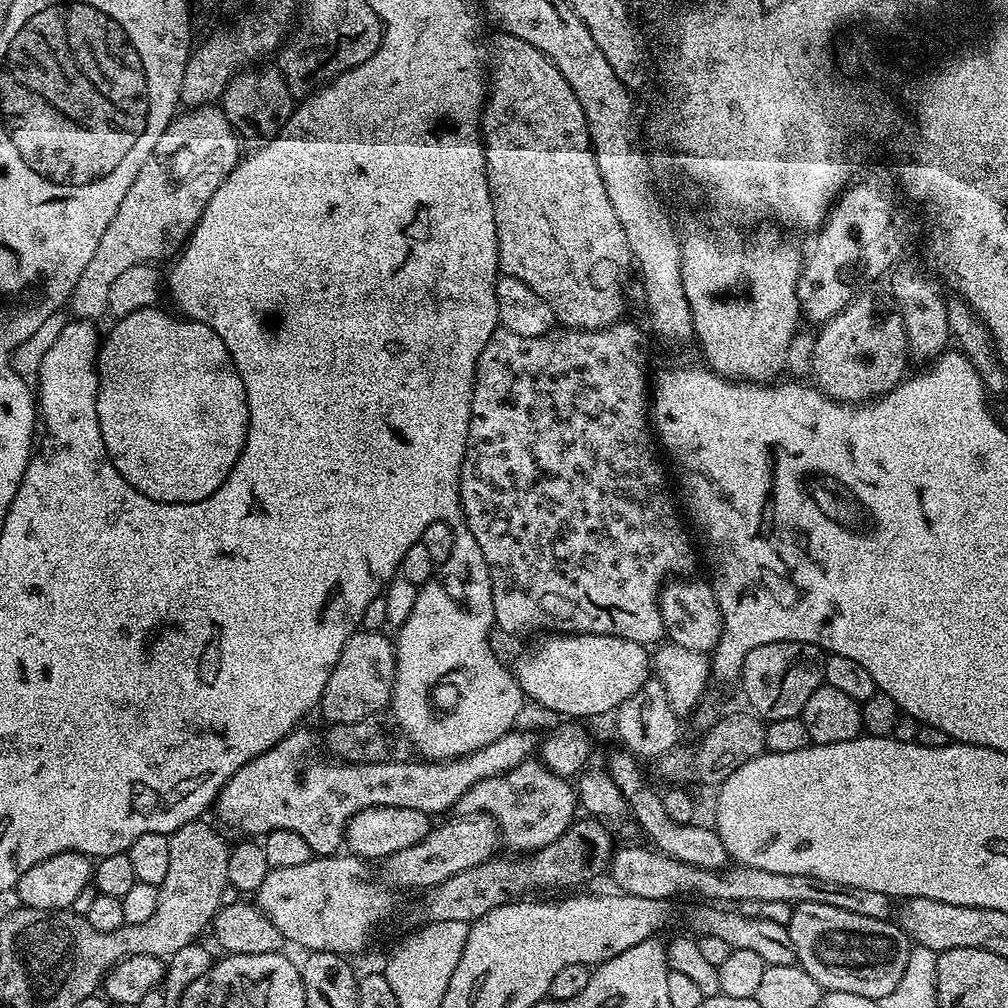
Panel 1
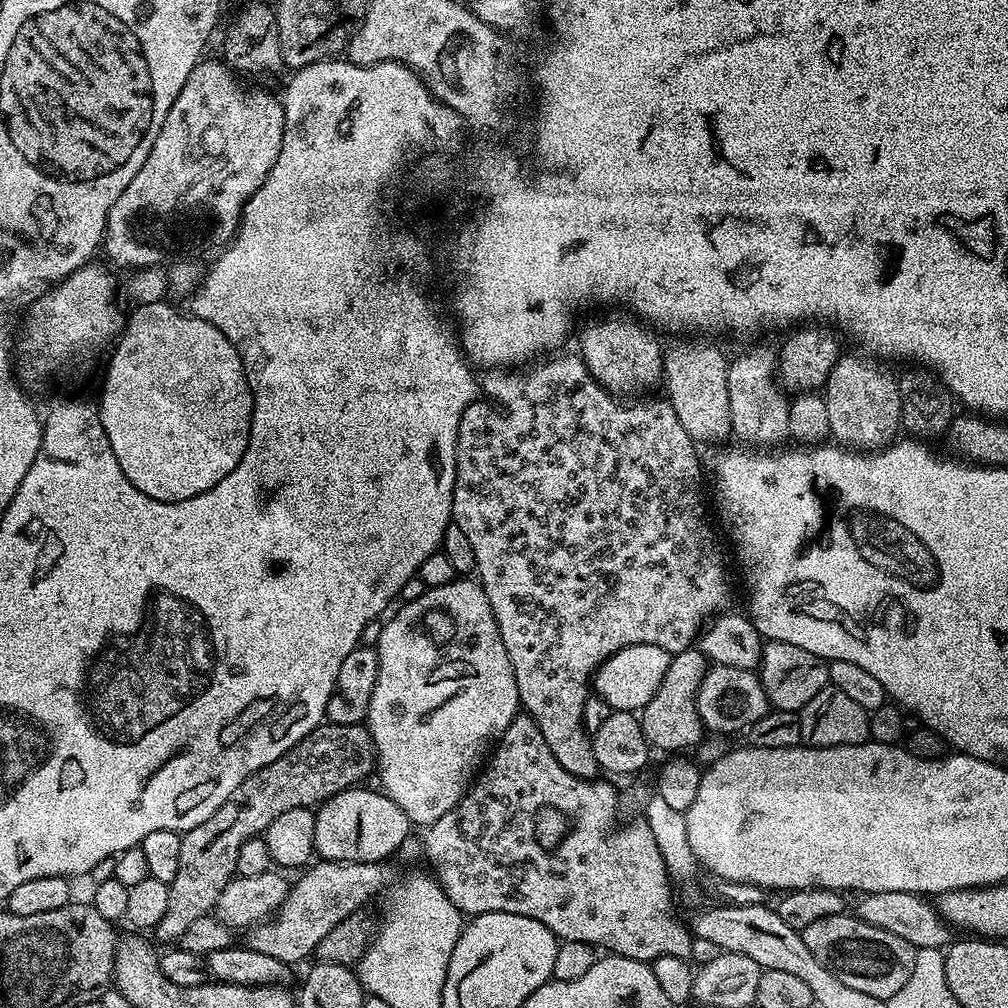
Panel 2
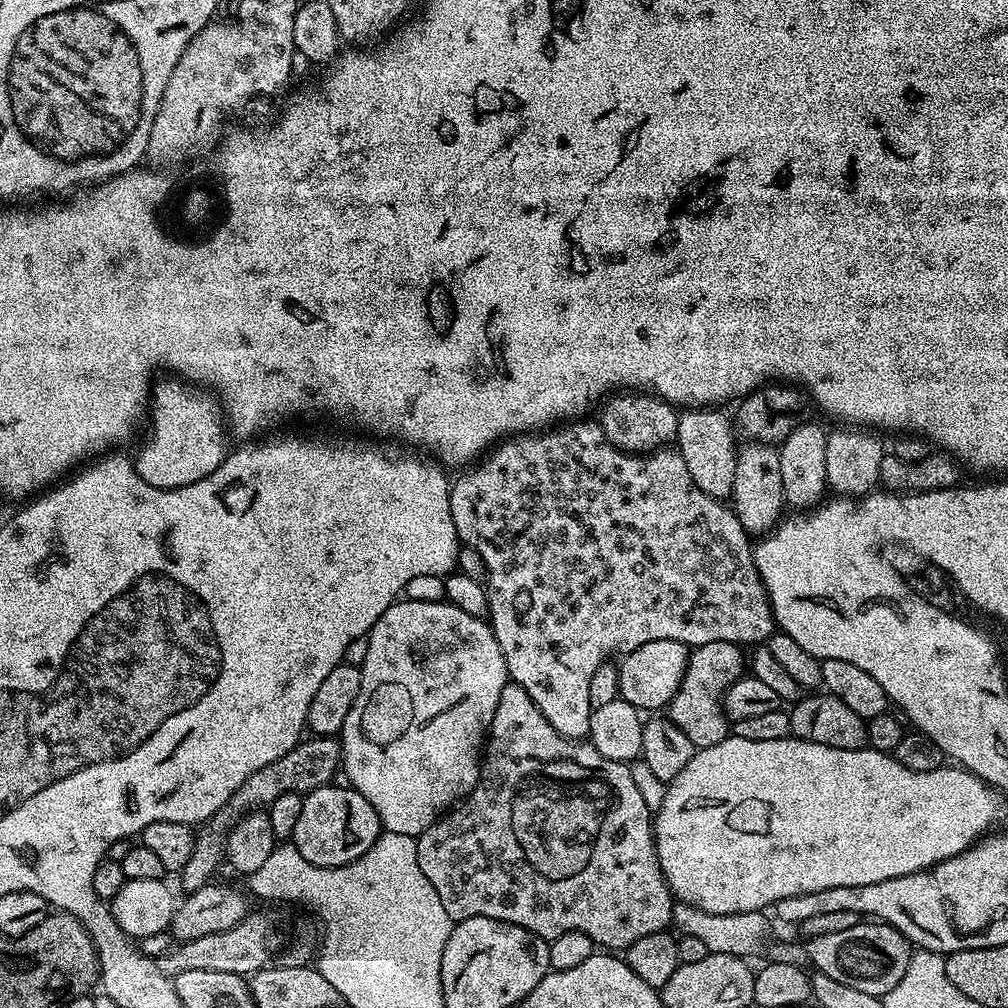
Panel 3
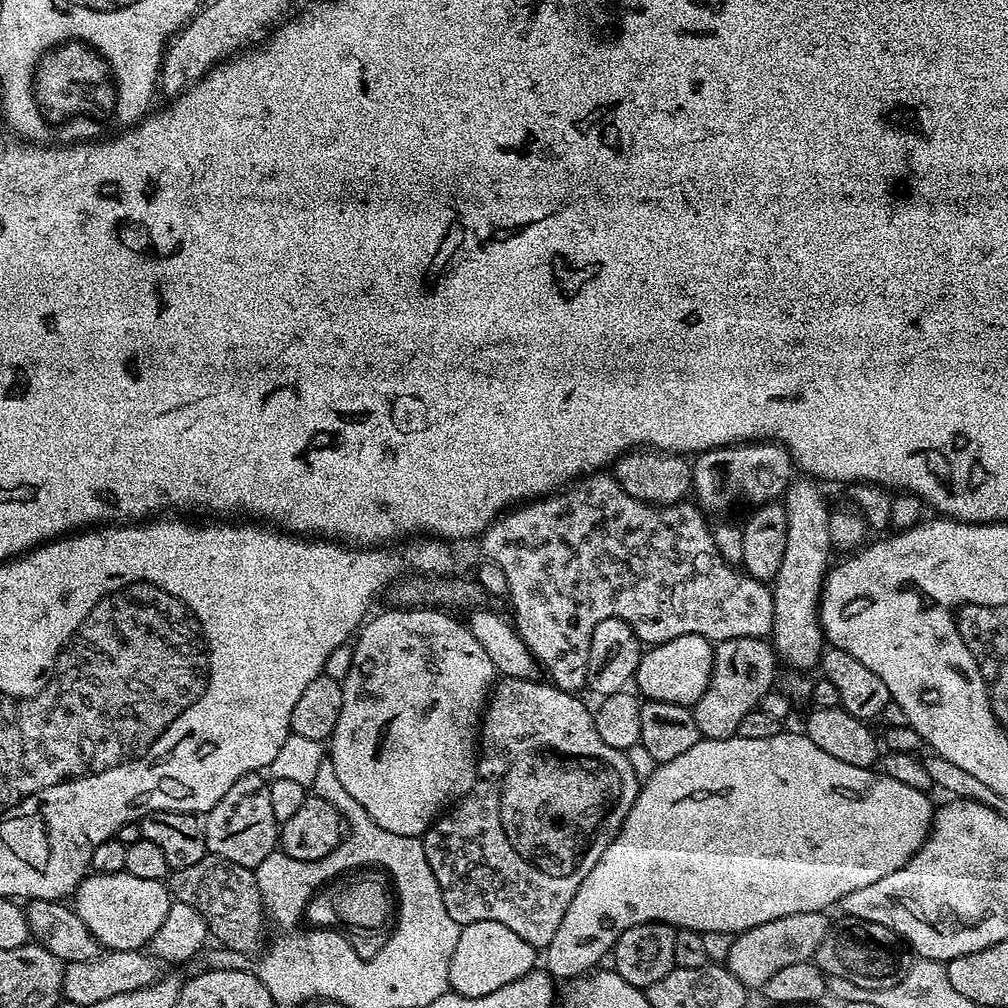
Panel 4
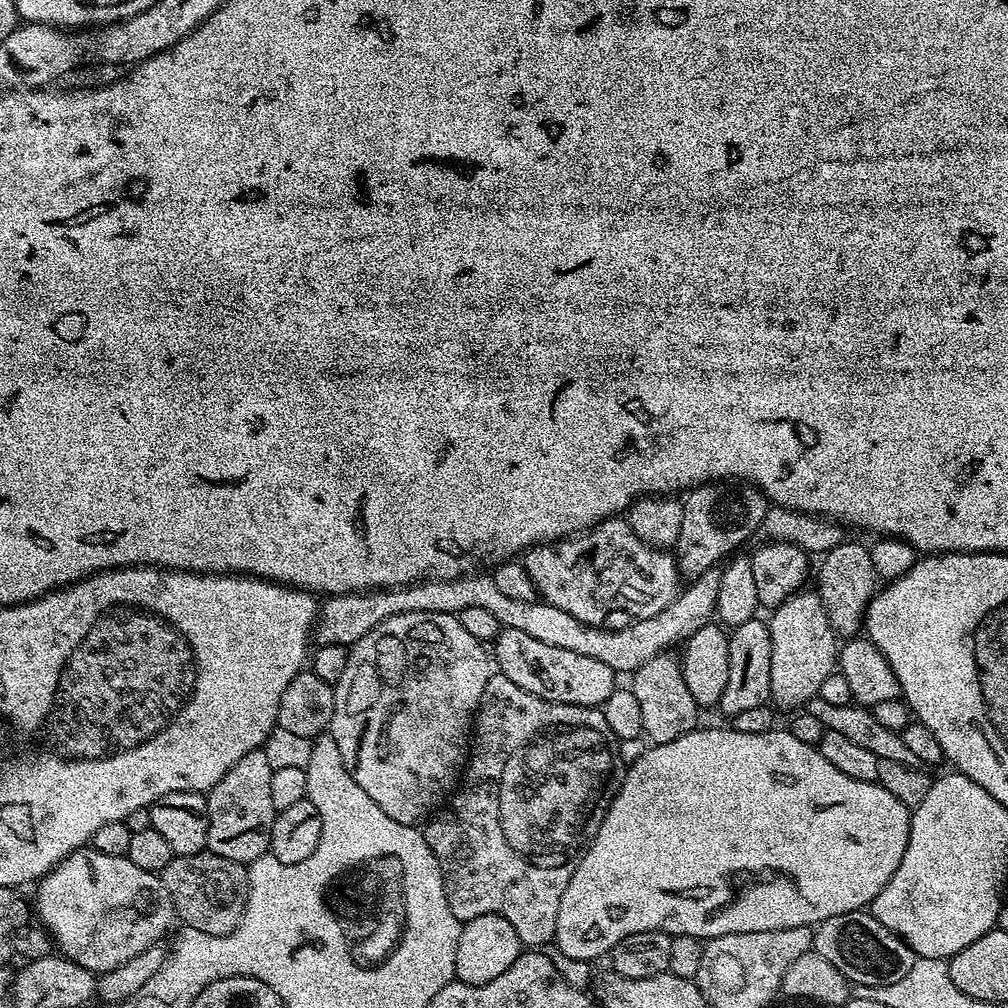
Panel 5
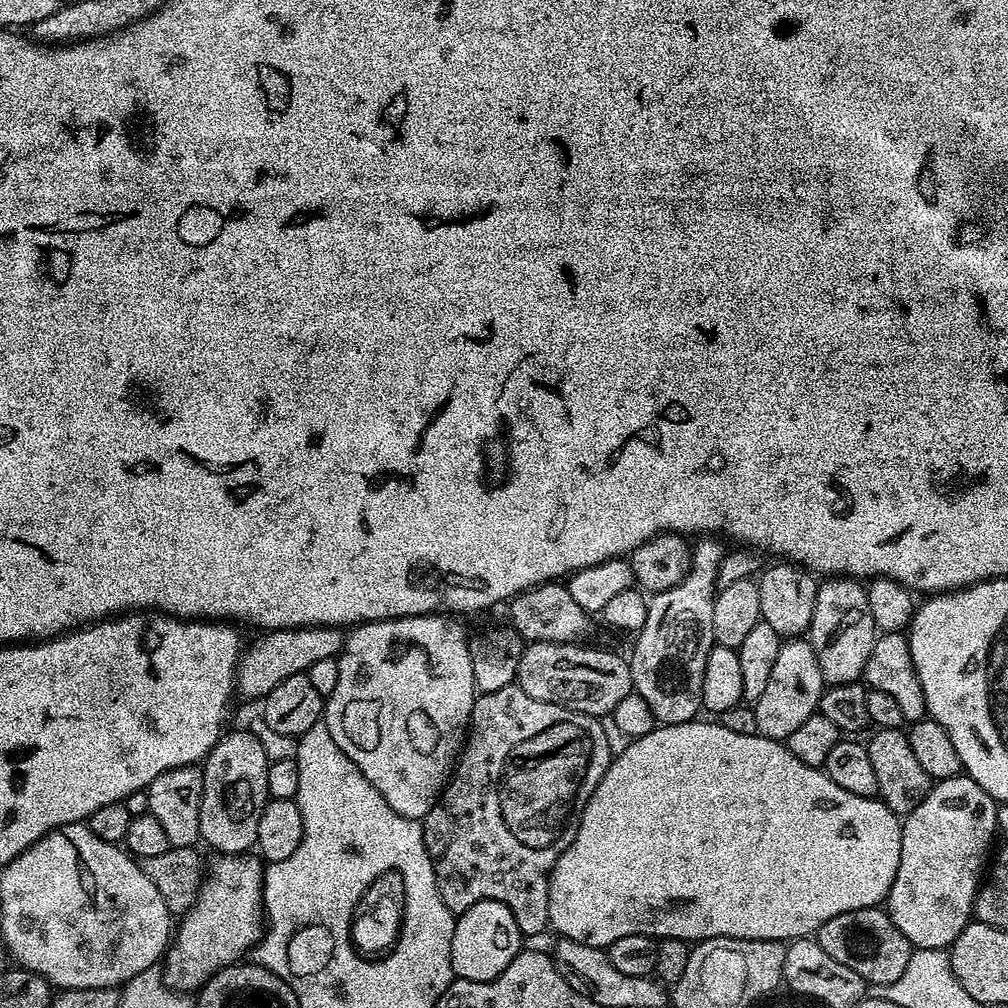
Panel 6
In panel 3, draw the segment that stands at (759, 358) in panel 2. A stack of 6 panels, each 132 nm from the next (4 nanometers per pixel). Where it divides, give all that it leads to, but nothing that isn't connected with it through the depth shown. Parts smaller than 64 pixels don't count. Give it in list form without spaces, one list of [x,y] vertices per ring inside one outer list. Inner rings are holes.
[[[748,442],[739,449],[734,470],[734,490],[730,497],[730,507],[744,531],[749,534],[767,534],[780,523],[785,511],[784,491],[782,490],[782,470],[780,453],[771,444]]]

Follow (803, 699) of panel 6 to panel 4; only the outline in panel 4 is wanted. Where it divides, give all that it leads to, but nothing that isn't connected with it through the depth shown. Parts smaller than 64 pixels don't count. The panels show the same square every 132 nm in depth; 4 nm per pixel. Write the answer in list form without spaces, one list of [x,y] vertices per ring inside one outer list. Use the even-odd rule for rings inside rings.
[[[796,478],[784,492],[786,554],[782,554],[782,566],[778,566],[778,574],[770,584],[774,598],[770,643],[787,667],[801,670],[815,669],[826,647],[824,632],[820,629],[820,591],[824,589],[834,545],[830,534],[830,507],[820,488],[823,487],[811,478]]]

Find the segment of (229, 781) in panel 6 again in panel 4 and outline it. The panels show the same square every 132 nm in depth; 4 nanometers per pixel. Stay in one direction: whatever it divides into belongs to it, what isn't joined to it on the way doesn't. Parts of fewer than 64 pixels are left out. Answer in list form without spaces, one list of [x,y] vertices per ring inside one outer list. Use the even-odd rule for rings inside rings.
[[[253,774],[238,778],[226,794],[203,817],[204,837],[208,852],[239,866],[255,870],[274,851],[280,839],[278,821],[270,803],[269,781],[263,775]]]

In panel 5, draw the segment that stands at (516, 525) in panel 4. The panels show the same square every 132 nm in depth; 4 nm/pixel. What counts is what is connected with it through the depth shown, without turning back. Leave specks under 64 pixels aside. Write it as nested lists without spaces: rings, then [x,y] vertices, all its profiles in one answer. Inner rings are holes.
[[[624,518],[603,520],[575,536],[554,540],[550,544],[536,544],[523,553],[522,563],[545,604],[553,604],[558,606],[558,610],[566,610],[566,614],[574,614],[578,622],[597,626],[603,625],[606,614],[611,612],[628,612],[634,618],[657,616],[676,600],[682,588],[682,573],[675,555],[638,538]]]

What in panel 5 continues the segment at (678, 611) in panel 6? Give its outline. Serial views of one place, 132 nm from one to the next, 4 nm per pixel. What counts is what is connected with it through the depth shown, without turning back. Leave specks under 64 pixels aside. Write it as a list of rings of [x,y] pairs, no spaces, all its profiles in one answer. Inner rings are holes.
[[[743,482],[700,484],[683,497],[682,503],[682,530],[678,530],[674,555],[681,573],[688,578],[702,575],[743,549],[740,547],[759,533],[770,507],[768,497],[759,488]],[[659,652],[646,666],[631,673],[630,689],[634,697],[638,698],[639,708],[642,710],[643,735],[652,744],[665,744],[674,742],[682,734],[692,731],[697,727],[696,720],[702,715],[696,703],[694,694],[690,694],[690,686],[686,684],[684,666],[679,659],[676,660],[668,652]]]

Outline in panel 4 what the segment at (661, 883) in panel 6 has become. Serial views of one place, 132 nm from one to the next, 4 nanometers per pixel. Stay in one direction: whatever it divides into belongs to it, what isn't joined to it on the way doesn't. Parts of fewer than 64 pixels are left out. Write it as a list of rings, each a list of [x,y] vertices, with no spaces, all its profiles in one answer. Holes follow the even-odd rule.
[[[782,730],[774,738],[742,738],[737,735],[725,740],[702,738],[697,744],[690,746],[686,754],[678,754],[678,758],[670,758],[670,762],[657,764],[648,780],[639,785],[636,801],[630,806],[620,832],[612,839],[610,846],[606,846],[594,870],[590,870],[590,874],[580,880],[578,890],[562,918],[562,926],[558,926],[554,938],[550,938],[542,956],[542,964],[548,975],[557,981],[571,981],[593,971],[599,965],[596,963],[603,956],[605,959],[615,948],[620,935],[639,924],[648,924],[651,920],[657,920],[659,924],[670,924],[677,930],[689,928],[701,934],[739,934],[754,926],[762,926],[762,922],[774,922],[774,918],[831,909],[831,904],[832,907],[839,905],[840,899],[846,894],[854,894],[854,890],[862,890],[862,886],[870,886],[870,882],[878,882],[886,878],[886,874],[894,874],[894,870],[906,866],[906,862],[910,862],[912,855],[924,845],[924,839],[932,828],[933,797],[927,792],[913,790],[911,786],[905,786],[903,782],[885,776],[883,771],[841,762],[826,754],[826,750],[814,746],[808,736],[796,732]]]

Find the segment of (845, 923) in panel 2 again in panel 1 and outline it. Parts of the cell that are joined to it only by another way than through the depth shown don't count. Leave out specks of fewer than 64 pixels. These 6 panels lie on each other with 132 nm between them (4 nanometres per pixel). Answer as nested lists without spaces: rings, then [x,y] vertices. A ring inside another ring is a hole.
[[[802,902],[793,907],[792,917],[786,927],[790,934],[790,942],[794,942],[796,963],[799,964],[802,970],[806,970],[806,974],[810,974],[810,978],[814,978],[814,982],[820,984],[821,989],[829,992],[862,994],[862,998],[870,998],[875,1002],[879,1002],[882,998],[886,998],[886,994],[890,994],[890,990],[894,990],[894,986],[898,986],[898,982],[902,982],[902,974],[906,974],[906,962],[908,961],[908,953],[910,951],[910,941],[908,935],[901,930],[899,923],[893,922],[892,920],[862,918],[862,914],[850,914],[850,910],[838,910],[838,906],[822,906],[822,902]]]

